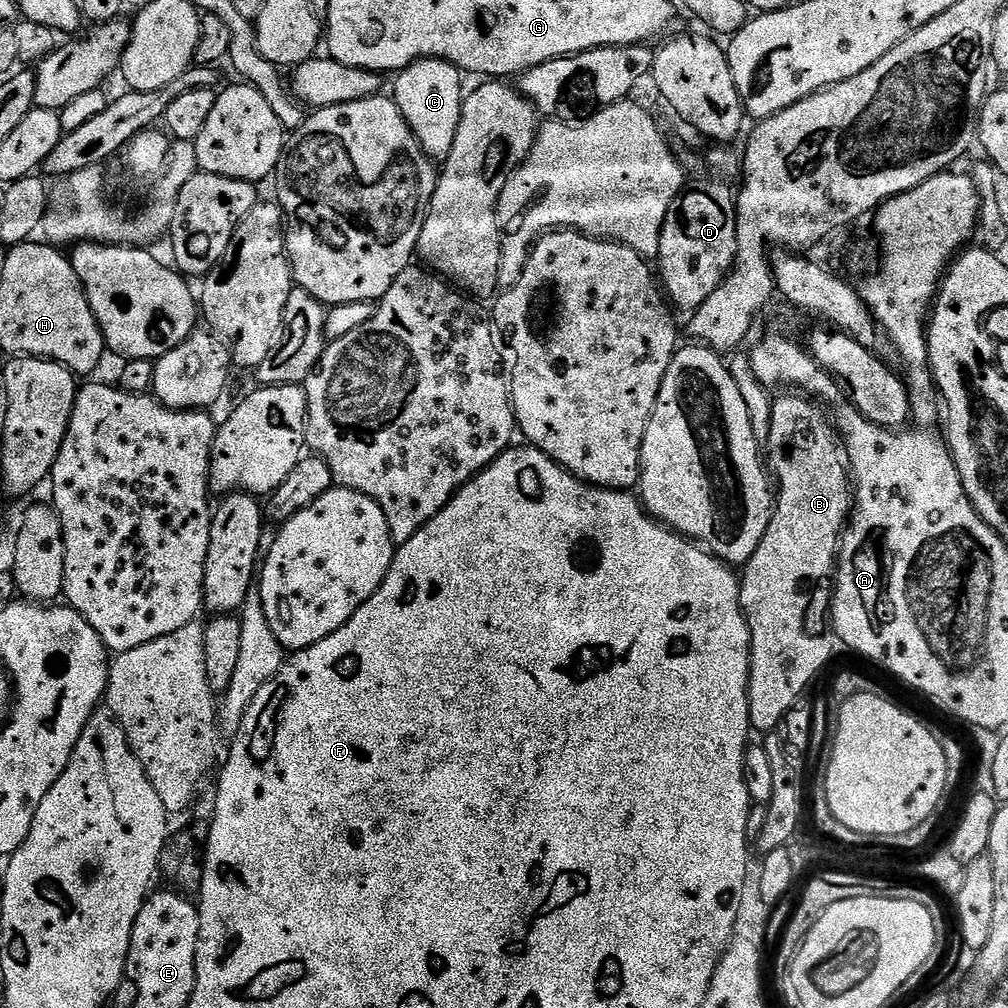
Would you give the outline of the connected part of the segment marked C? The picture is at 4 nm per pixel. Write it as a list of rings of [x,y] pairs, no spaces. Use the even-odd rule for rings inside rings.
[[[417,60],[409,68],[402,69],[395,77],[396,92],[394,99],[402,118],[418,138],[420,149],[433,162],[442,162],[454,150],[454,134],[458,134],[460,111],[464,105],[466,88],[460,85],[460,69],[449,64],[447,60]]]

